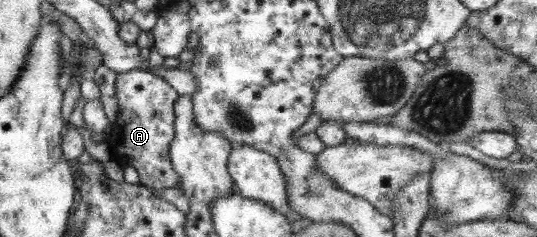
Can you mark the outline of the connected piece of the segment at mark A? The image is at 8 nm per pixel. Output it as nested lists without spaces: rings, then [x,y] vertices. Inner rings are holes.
[[[137,69],[117,73],[115,96],[118,102],[117,119],[106,141],[111,159],[122,168],[131,165],[137,169],[139,184],[153,192],[165,188],[178,189],[178,174],[173,169],[169,147],[174,139],[174,108],[182,100],[180,94],[163,77]]]

